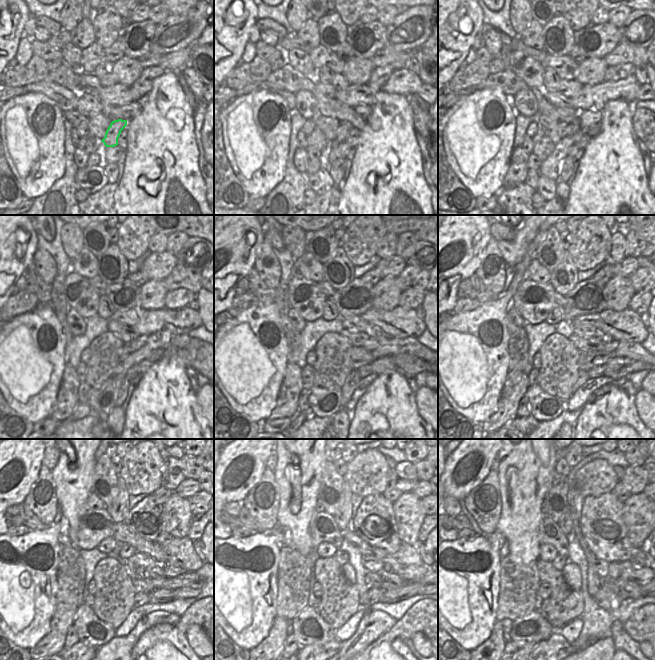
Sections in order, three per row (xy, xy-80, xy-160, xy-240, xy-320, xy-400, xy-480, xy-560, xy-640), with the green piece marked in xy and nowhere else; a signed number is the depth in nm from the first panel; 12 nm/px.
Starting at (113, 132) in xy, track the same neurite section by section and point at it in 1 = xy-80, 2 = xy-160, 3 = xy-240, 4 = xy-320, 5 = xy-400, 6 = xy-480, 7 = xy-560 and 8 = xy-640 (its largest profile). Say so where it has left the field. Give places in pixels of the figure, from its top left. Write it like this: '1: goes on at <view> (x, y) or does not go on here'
1: goes on at xy-80 (344, 127)
2: goes on at xy-160 (574, 126)
3: goes on at xy-240 (140, 341)
4: goes on at xy-320 (373, 342)
5: goes on at xy-400 (610, 344)
6: goes on at xy-480 (170, 571)
7: goes on at xy-560 (410, 573)
8: goes on at xy-640 (641, 576)

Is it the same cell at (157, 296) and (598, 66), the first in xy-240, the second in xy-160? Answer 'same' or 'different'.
same

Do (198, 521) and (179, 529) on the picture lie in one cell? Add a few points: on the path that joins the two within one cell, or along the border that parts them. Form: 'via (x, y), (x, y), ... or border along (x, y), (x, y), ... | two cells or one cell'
border along (194, 515), (189, 533), (186, 536) | two cells

